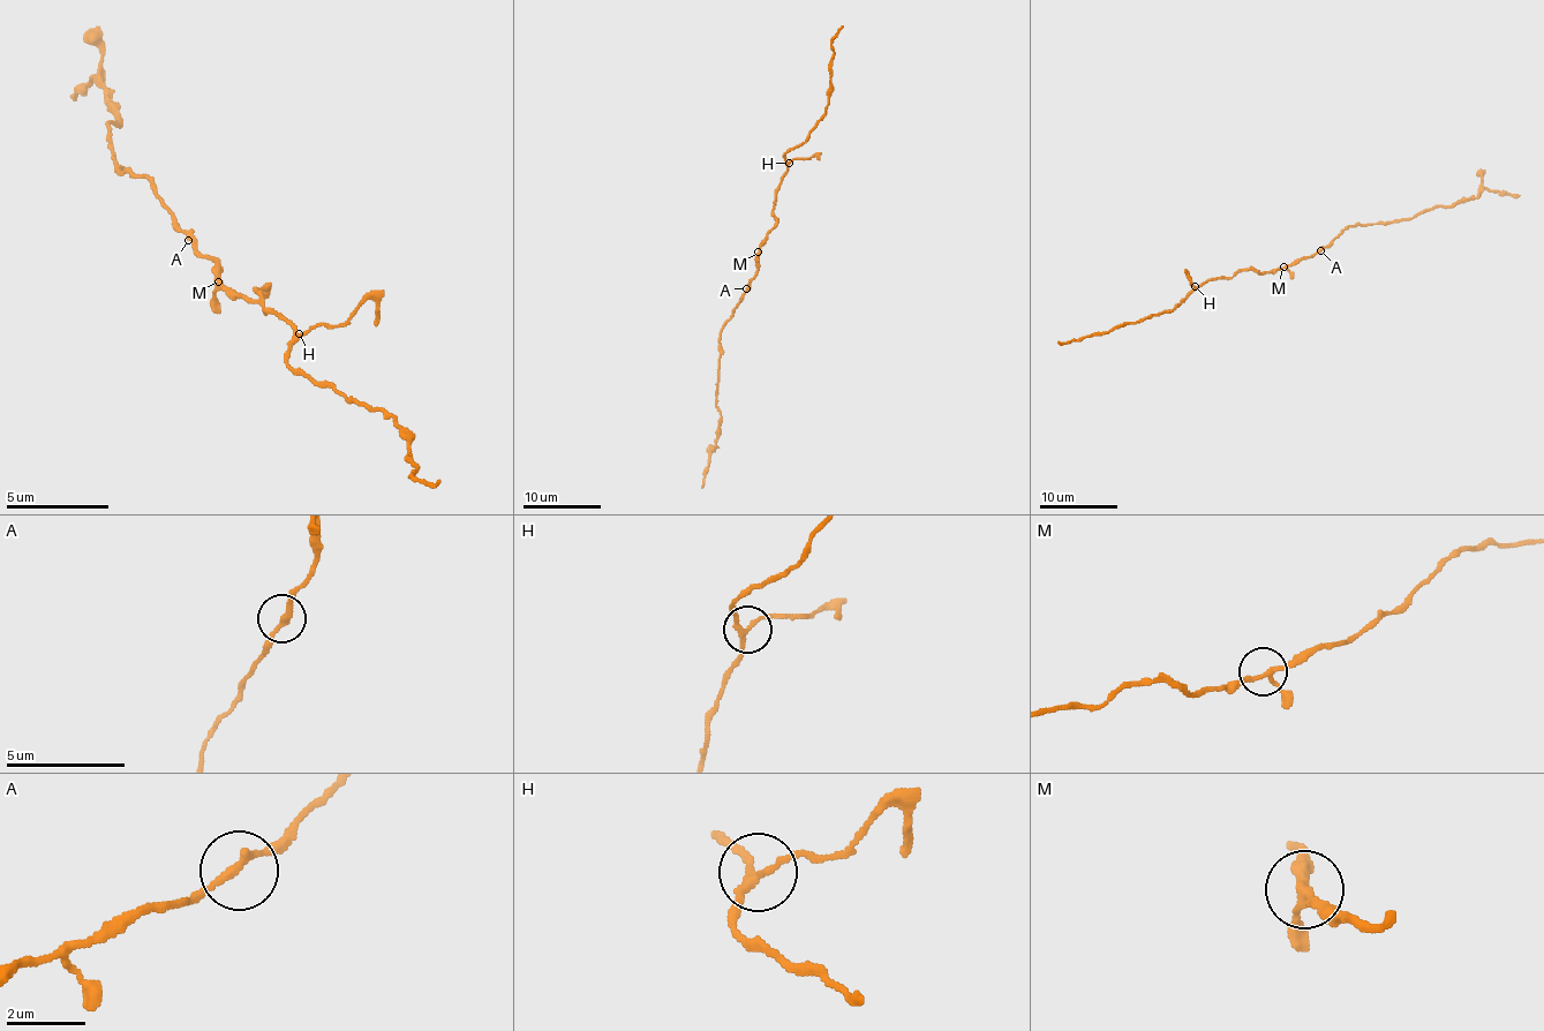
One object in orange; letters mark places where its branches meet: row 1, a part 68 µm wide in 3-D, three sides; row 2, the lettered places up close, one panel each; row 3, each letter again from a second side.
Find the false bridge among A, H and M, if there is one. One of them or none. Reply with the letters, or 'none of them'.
H

